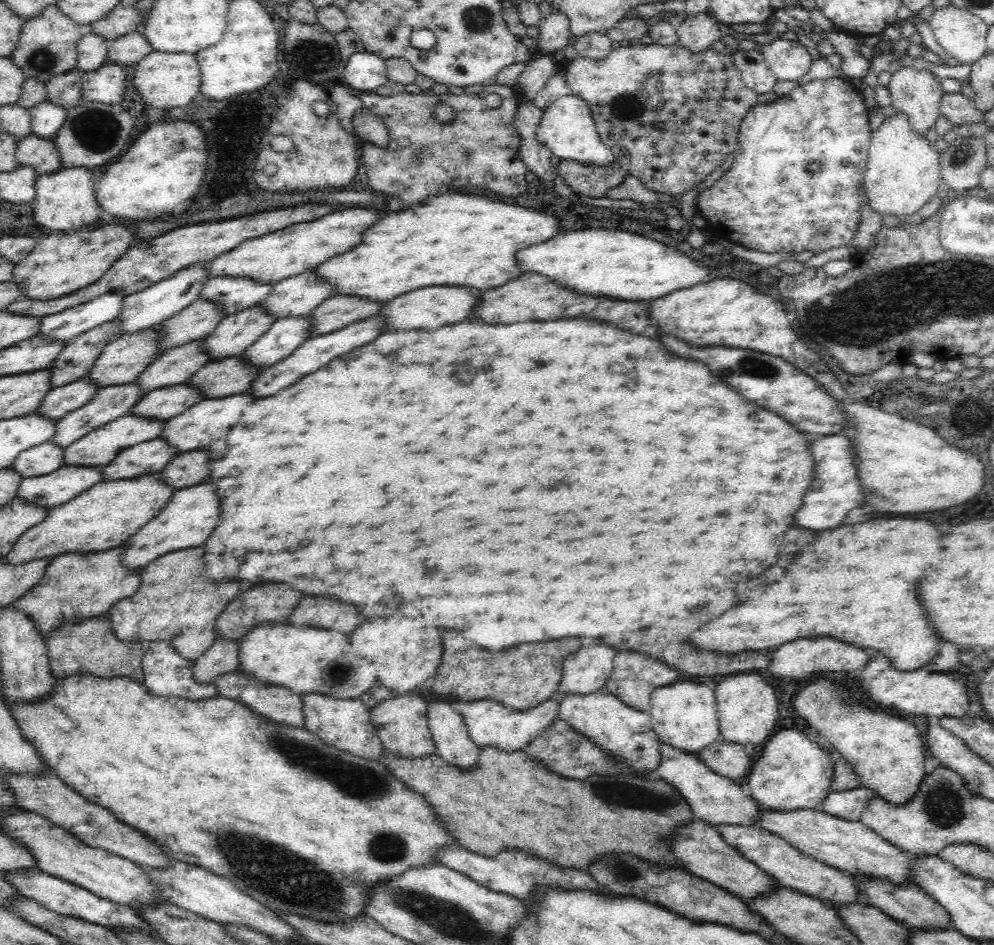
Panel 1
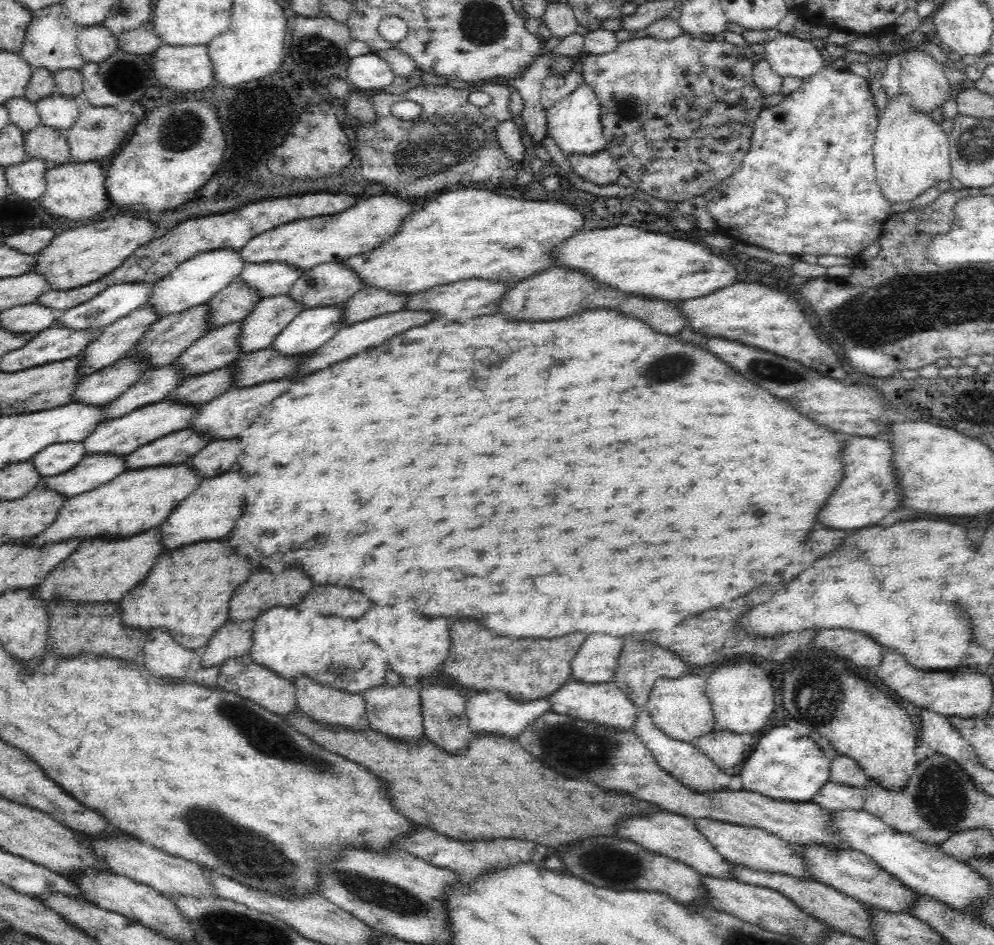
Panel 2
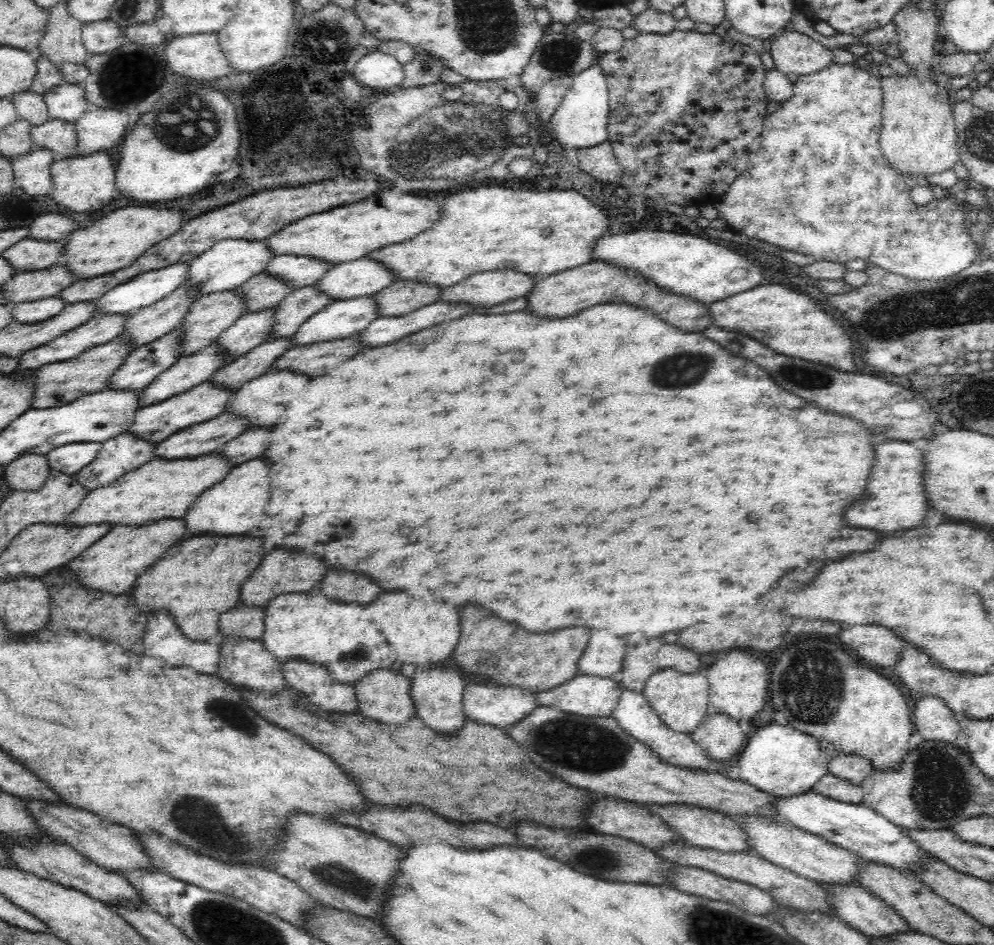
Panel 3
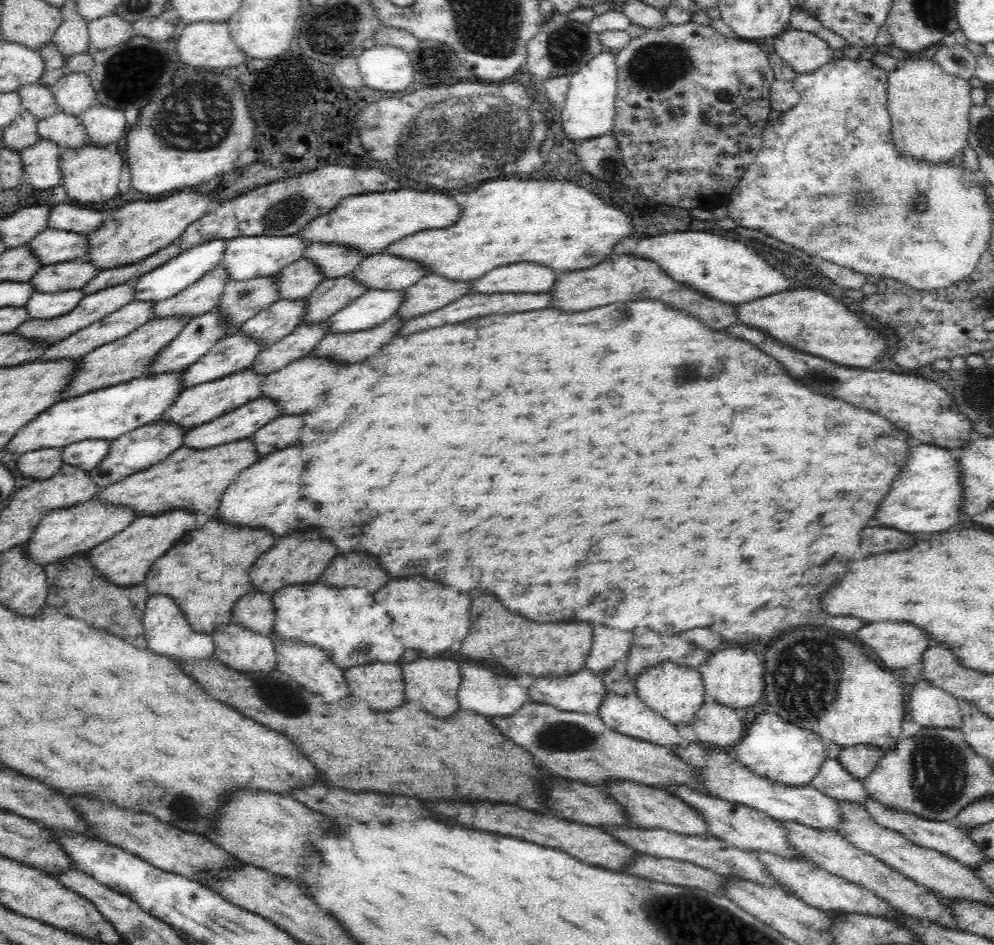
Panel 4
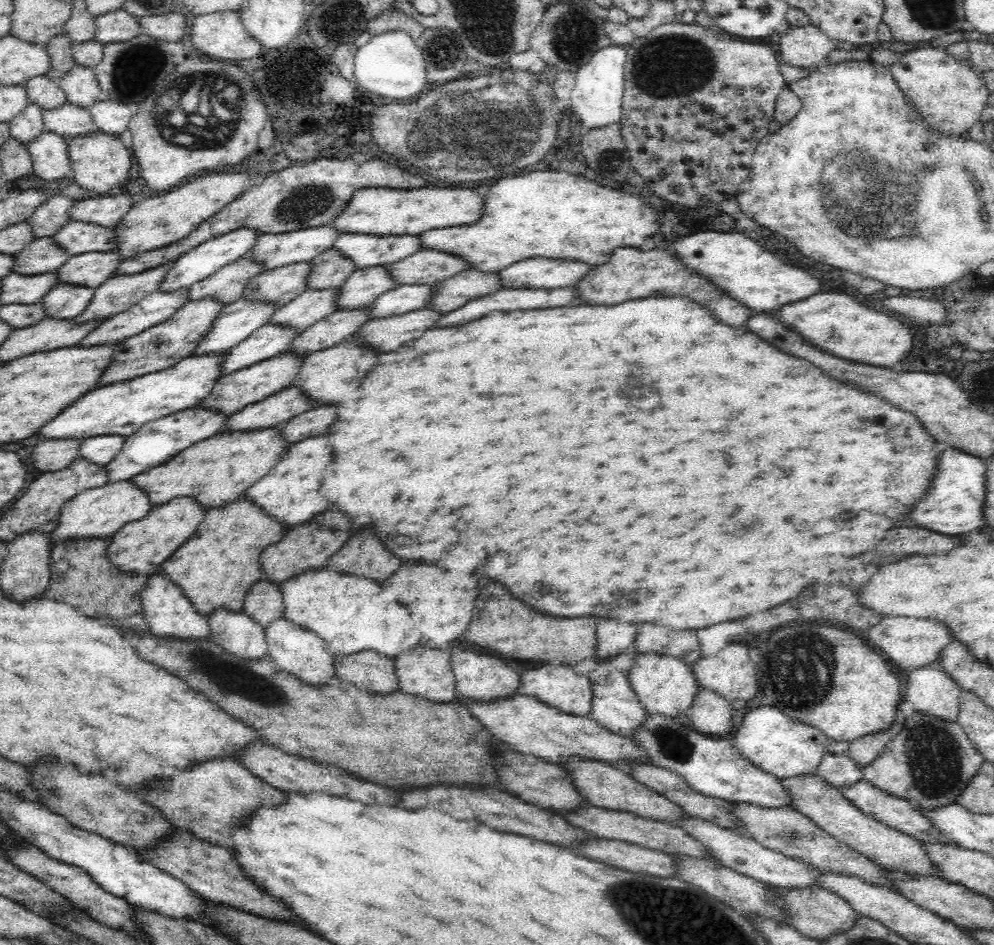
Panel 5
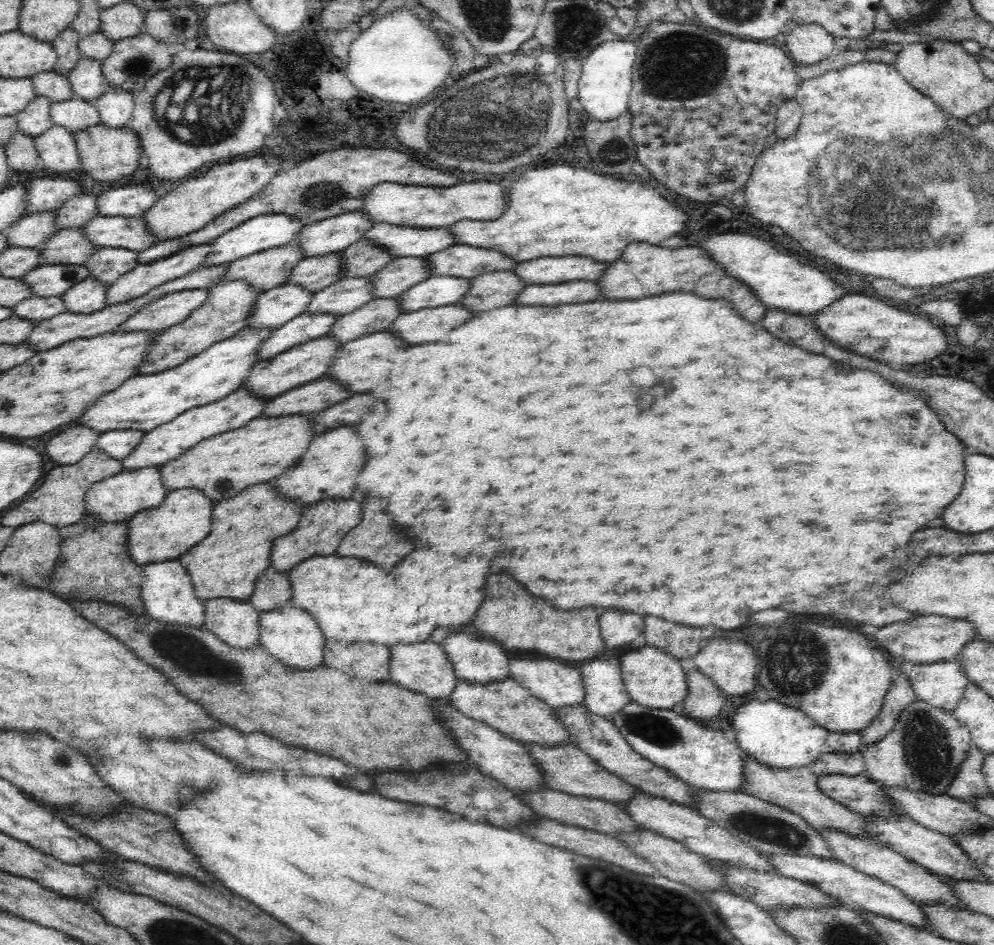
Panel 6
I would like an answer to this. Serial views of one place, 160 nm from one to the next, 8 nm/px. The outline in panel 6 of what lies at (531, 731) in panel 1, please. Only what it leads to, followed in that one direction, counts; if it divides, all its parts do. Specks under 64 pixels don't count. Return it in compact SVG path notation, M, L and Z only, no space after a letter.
M454 630L440 645L462 681L489 684L510 677L506 650L491 639Z

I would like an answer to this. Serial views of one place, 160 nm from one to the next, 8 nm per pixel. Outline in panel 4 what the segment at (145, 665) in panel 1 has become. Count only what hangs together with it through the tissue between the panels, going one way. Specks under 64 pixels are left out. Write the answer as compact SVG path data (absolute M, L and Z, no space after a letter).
M149 594L145 610L143 613L143 625L145 630L145 639L147 648L153 653L164 655L177 660L188 660L188 658L201 658L206 660L215 654L212 637L207 633L195 632L188 624L184 613L178 610L176 602L166 596L166 594Z

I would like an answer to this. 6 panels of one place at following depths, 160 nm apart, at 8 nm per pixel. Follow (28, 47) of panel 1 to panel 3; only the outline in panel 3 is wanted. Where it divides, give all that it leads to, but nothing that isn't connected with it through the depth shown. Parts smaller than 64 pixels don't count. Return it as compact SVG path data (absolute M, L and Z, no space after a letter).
M59 2L48 12L50 13L49 21L44 36L39 40L39 48L36 53L43 52L54 64L59 66L66 62L77 62L78 64L85 62L90 54L81 39L84 23L69 13L67 2Z

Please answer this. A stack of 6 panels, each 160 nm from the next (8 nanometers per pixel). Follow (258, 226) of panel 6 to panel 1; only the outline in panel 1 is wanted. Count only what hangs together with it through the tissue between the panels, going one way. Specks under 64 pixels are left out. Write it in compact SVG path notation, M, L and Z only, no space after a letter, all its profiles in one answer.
M108 292L83 305L41 317L39 334L70 342L92 327L114 321L122 310L124 299L126 296Z

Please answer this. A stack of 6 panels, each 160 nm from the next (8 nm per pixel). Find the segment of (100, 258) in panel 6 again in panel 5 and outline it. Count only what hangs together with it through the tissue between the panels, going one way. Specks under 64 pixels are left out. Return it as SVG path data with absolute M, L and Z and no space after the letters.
M114 250L108 252L86 252L70 257L58 270L62 284L99 287L113 276L117 266L124 260Z

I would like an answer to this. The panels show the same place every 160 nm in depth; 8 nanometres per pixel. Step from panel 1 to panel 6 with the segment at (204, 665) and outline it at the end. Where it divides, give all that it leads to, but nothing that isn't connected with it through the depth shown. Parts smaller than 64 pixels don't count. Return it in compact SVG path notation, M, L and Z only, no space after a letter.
M268 568L256 582L249 601L259 614L285 606L292 598L291 584L288 574Z

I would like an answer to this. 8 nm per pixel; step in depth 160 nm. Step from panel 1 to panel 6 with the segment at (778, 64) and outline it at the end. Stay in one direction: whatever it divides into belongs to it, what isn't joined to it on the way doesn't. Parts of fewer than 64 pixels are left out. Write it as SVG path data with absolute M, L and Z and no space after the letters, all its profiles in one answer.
M816 23L793 26L792 31L785 32L785 42L789 57L801 66L816 64L832 56L834 52L834 37L823 26Z

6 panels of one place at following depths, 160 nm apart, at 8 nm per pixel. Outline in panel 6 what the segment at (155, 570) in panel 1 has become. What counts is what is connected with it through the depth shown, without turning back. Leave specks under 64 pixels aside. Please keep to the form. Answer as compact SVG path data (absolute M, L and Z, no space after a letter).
M268 482L250 486L238 496L228 498L212 510L212 532L206 540L179 557L190 572L195 595L204 603L210 598L246 600L268 566L268 550L278 536L292 532L302 518L302 506L272 490Z

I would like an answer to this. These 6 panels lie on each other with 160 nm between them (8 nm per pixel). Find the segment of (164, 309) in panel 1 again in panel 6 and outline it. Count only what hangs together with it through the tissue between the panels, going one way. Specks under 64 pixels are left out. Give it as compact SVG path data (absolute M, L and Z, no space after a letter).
M358 209L306 225L293 242L299 242L308 257L341 252L362 240L376 223L368 213Z

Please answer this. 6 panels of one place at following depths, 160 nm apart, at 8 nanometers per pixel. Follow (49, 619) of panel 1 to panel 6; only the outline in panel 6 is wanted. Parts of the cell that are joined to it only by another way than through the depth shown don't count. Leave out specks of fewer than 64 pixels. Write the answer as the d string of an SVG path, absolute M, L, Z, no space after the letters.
M180 488L170 491L160 506L146 508L134 514L127 522L128 551L134 564L142 566L154 562L179 559L192 548L192 544L202 542L210 534L212 520L212 500L197 488Z

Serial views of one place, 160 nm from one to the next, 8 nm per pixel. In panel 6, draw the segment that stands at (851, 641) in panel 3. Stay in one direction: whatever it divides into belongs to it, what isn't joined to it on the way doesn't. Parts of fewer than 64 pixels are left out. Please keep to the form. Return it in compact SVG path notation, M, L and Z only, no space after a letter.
M920 616L908 622L896 622L894 624L879 627L876 632L876 640L880 646L886 648L886 652L893 658L911 660L912 664L922 665L930 662L954 661L961 655L961 650L976 638L974 626L966 620L956 618L942 618L940 616Z

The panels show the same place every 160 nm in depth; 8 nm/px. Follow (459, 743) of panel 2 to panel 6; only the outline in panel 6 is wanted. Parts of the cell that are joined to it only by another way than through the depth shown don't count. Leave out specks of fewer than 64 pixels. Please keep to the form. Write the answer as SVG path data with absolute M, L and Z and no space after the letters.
M432 640L424 642L394 642L390 649L388 675L396 686L427 695L429 698L447 698L454 690L457 677L453 664L449 661L443 647Z

